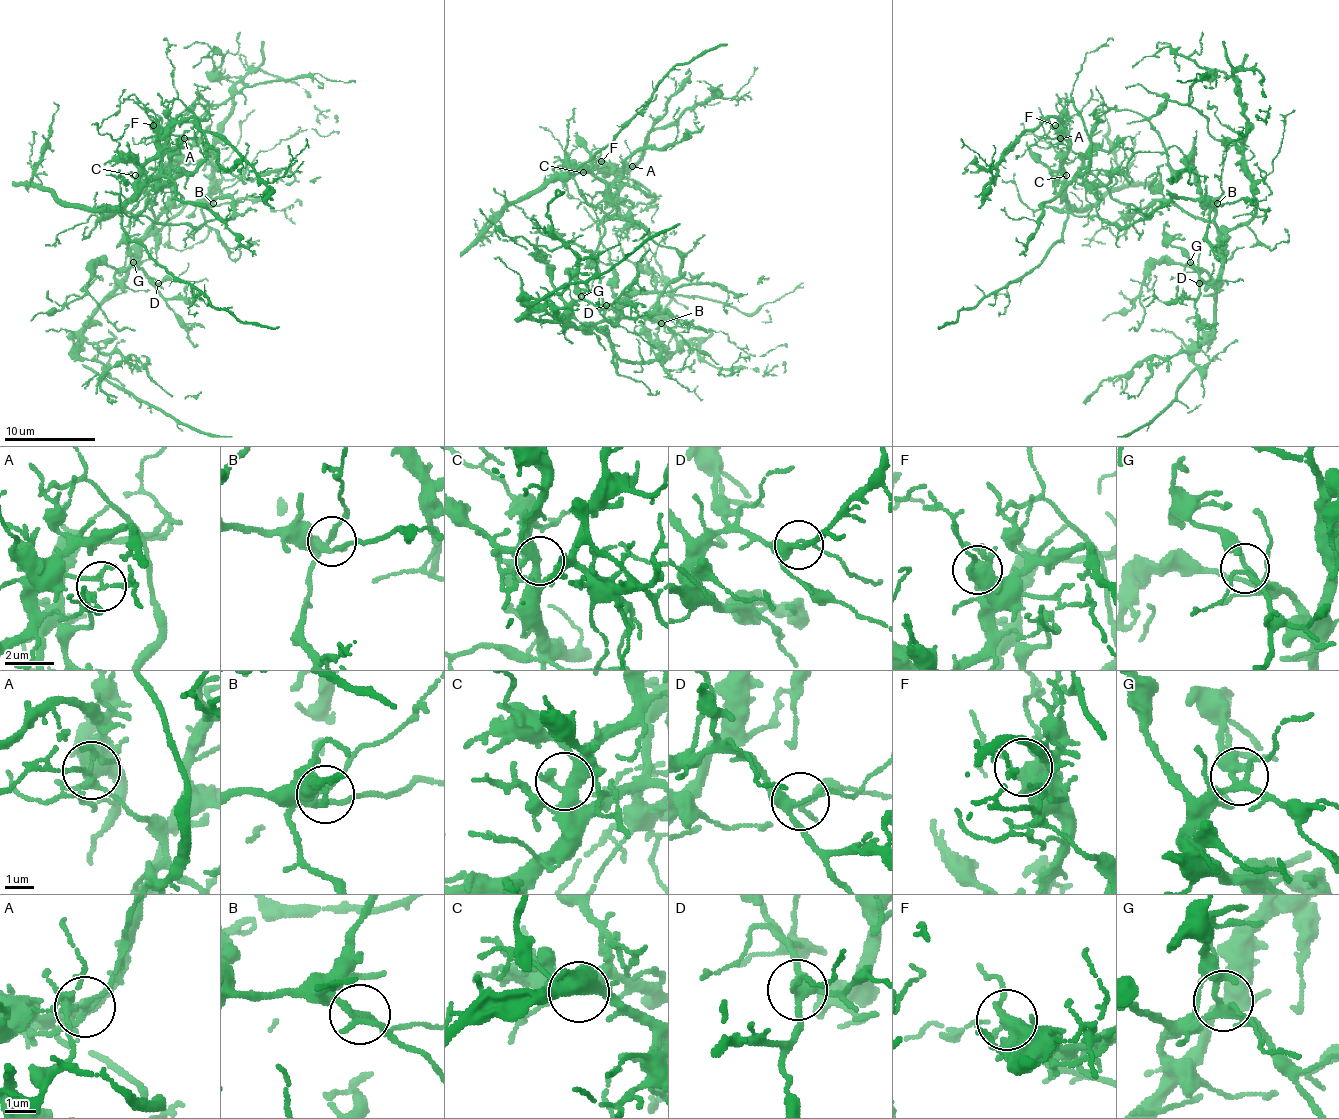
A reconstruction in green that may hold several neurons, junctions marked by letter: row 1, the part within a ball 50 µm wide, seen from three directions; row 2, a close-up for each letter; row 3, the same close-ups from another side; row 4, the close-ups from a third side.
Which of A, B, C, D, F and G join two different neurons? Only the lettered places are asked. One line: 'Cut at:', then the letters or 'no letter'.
Cut at: A

